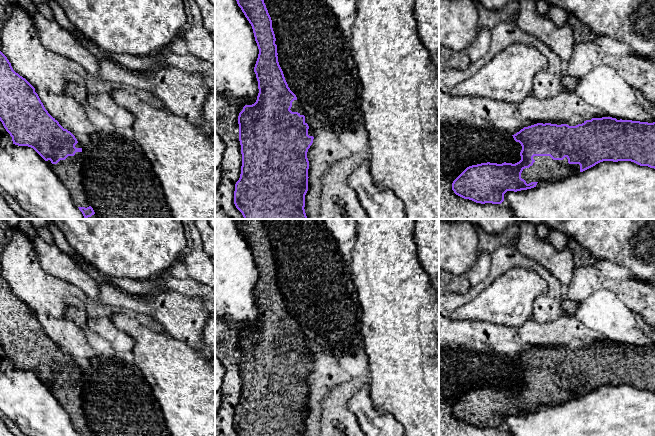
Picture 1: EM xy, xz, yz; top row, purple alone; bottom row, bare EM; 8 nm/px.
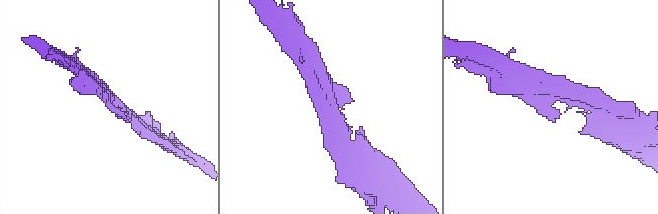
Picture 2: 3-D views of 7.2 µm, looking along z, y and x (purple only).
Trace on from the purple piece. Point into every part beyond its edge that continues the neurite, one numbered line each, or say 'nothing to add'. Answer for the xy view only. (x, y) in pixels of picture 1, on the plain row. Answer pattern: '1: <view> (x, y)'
1: xy (69, 395)

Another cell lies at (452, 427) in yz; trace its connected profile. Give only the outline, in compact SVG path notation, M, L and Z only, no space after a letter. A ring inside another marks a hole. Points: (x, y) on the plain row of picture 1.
M439 347L439 436L512 436L499 428L481 428L464 423L454 417L452 407L467 391L472 389L487 386L515 388L521 384L521 374L521 368L516 366L513 360L507 355L487 351L469 351L460 347Z

